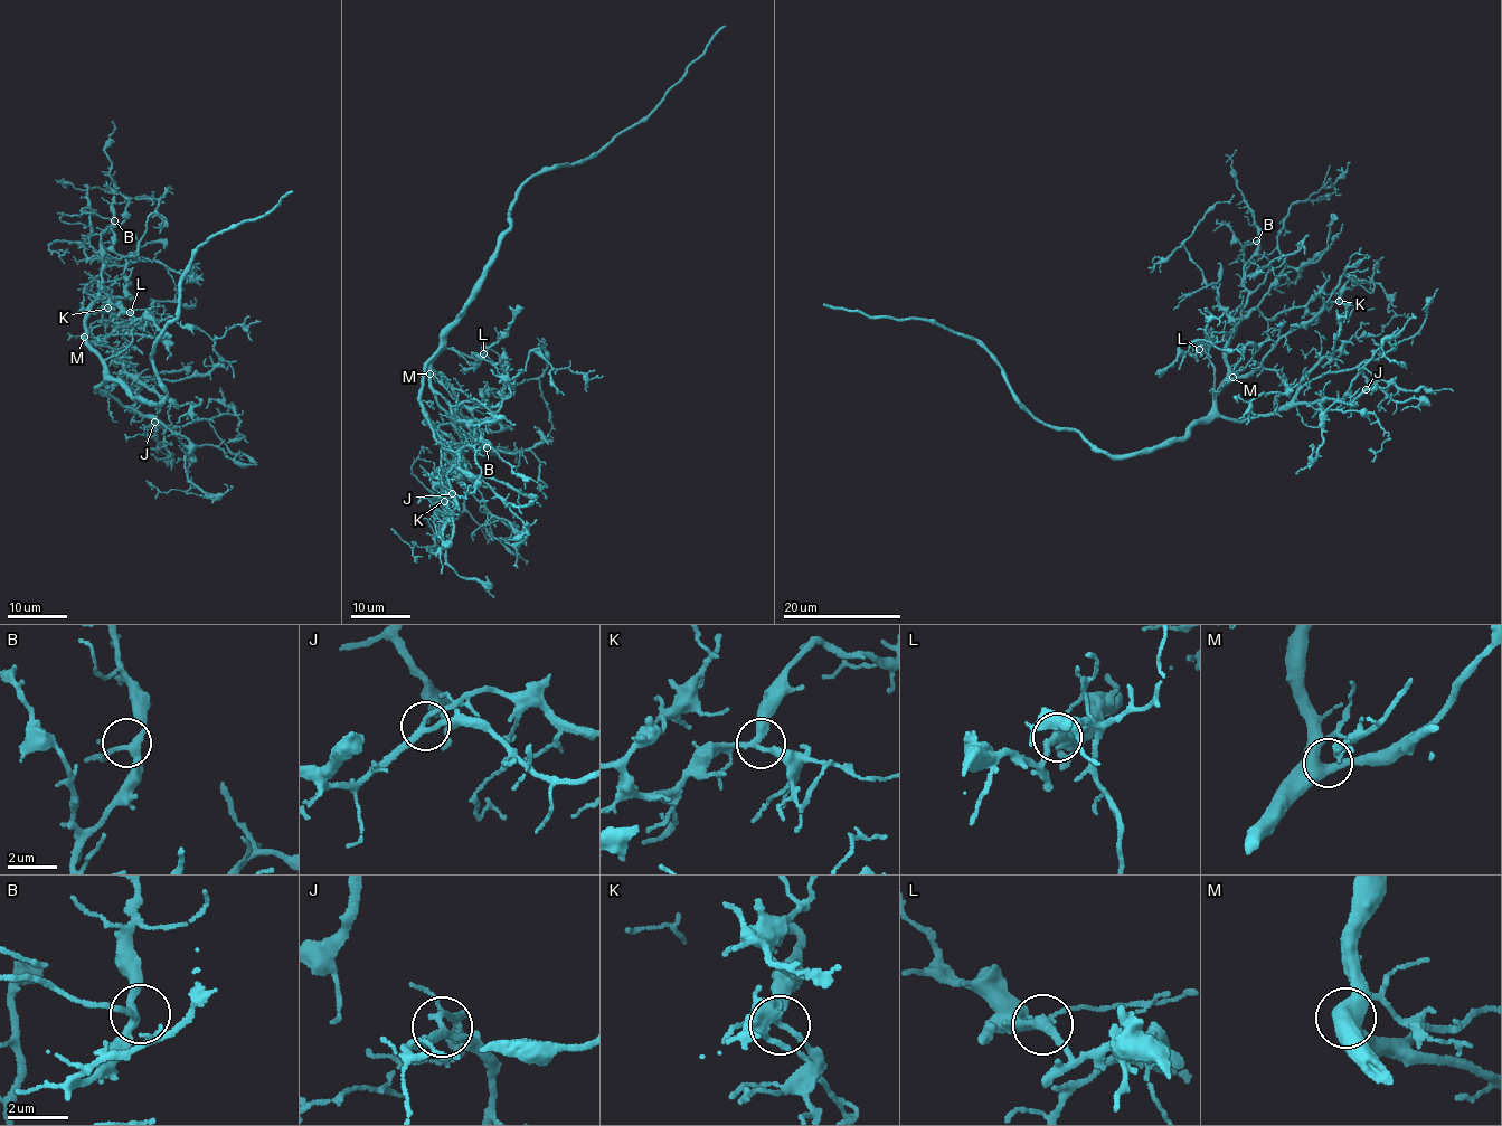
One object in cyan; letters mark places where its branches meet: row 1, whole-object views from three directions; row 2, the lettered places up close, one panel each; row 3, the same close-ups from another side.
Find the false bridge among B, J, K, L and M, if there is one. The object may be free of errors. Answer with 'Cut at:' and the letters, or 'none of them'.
Cut at: L

